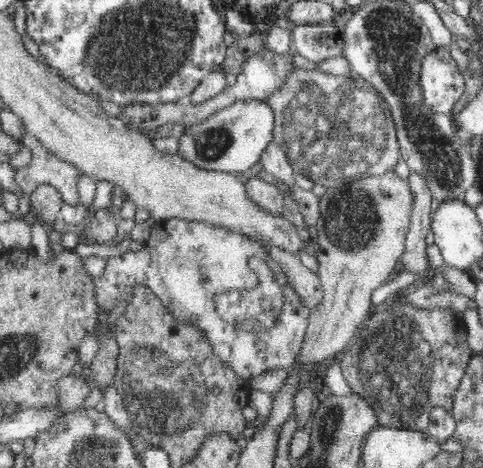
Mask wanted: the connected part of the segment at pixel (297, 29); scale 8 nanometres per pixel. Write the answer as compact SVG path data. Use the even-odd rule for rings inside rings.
M330 21L315 23L314 25L295 25L291 29L291 40L293 42L293 48L312 62L322 62L326 58L332 58L332 56L343 56L343 50L345 49L345 30L339 30L338 26L332 25Z

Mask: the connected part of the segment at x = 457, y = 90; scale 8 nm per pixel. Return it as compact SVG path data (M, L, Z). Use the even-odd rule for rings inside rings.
M436 50L428 52L418 66L420 101L434 113L449 116L464 94L464 76L456 67L452 55L438 56Z

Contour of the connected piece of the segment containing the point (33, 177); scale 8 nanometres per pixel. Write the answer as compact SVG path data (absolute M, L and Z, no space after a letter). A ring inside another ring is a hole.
M27 128L24 130L24 136L22 136L21 143L30 149L31 160L24 167L14 168L14 180L23 192L23 197L17 200L18 217L15 219L24 220L24 224L26 224L28 228L31 228L25 218L30 211L32 193L37 189L37 187L42 184L50 184L60 192L64 203L78 204L78 181L80 174L83 172L72 163L64 161L55 154L52 154L52 152L44 147Z

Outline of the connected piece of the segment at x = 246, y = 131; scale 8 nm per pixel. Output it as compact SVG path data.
M238 98L196 125L177 131L180 155L204 170L239 174L252 168L274 142L275 114L267 100Z

